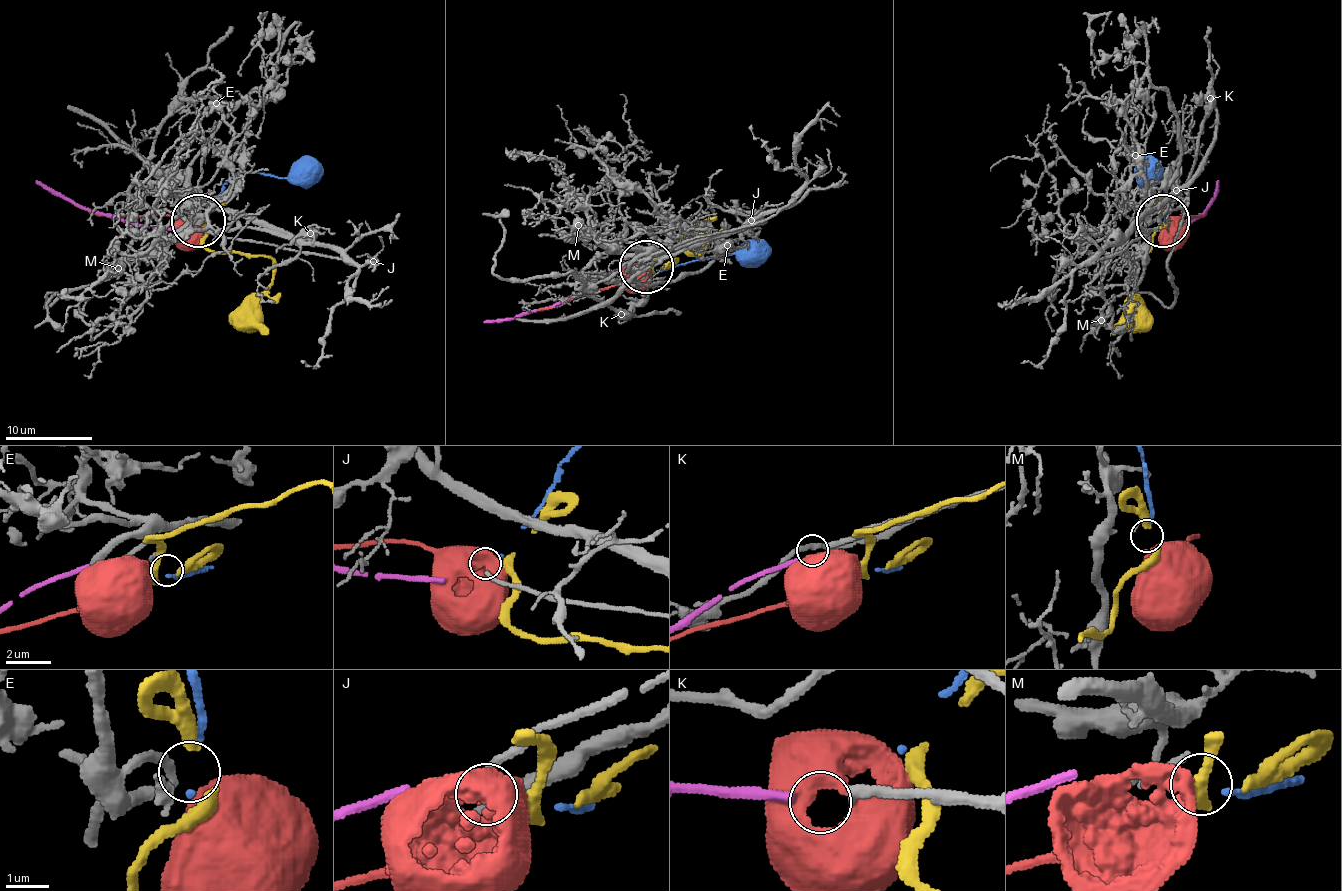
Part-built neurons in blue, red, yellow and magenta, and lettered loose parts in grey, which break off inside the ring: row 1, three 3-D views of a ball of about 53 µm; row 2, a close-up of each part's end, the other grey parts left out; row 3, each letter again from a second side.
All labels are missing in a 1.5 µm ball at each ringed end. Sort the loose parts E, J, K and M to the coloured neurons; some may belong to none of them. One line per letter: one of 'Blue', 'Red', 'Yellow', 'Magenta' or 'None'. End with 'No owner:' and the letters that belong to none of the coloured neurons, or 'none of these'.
E: Yellow
J: Blue
K: Magenta
M: None
No owner: M

